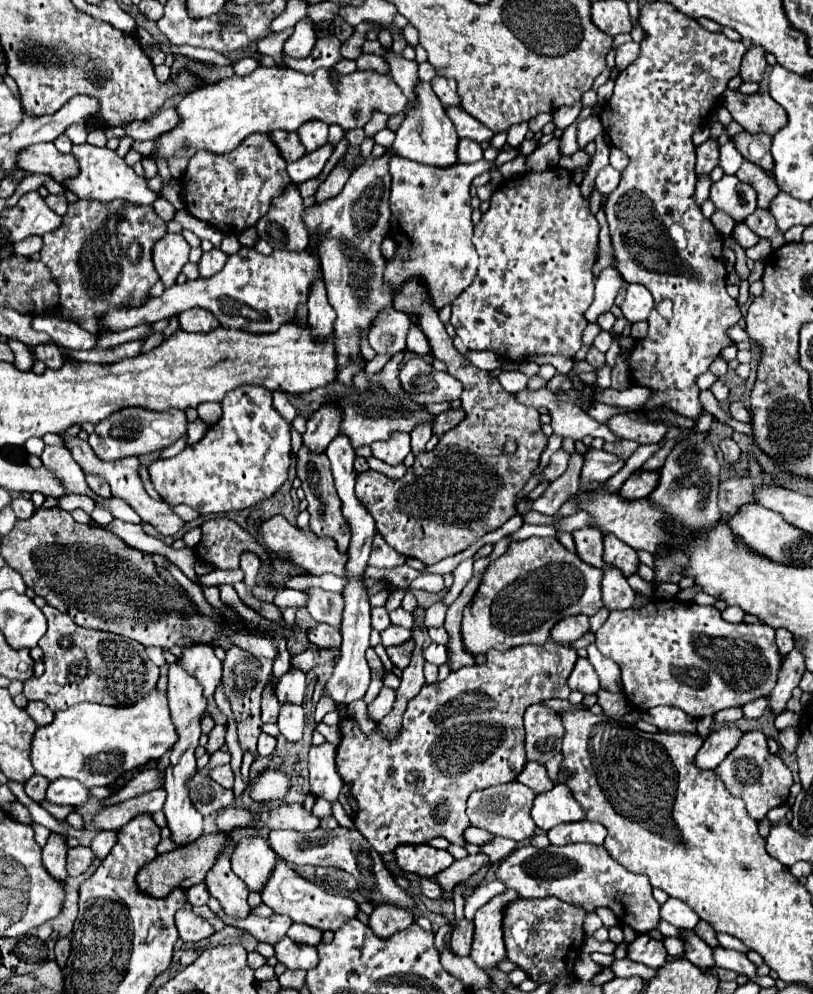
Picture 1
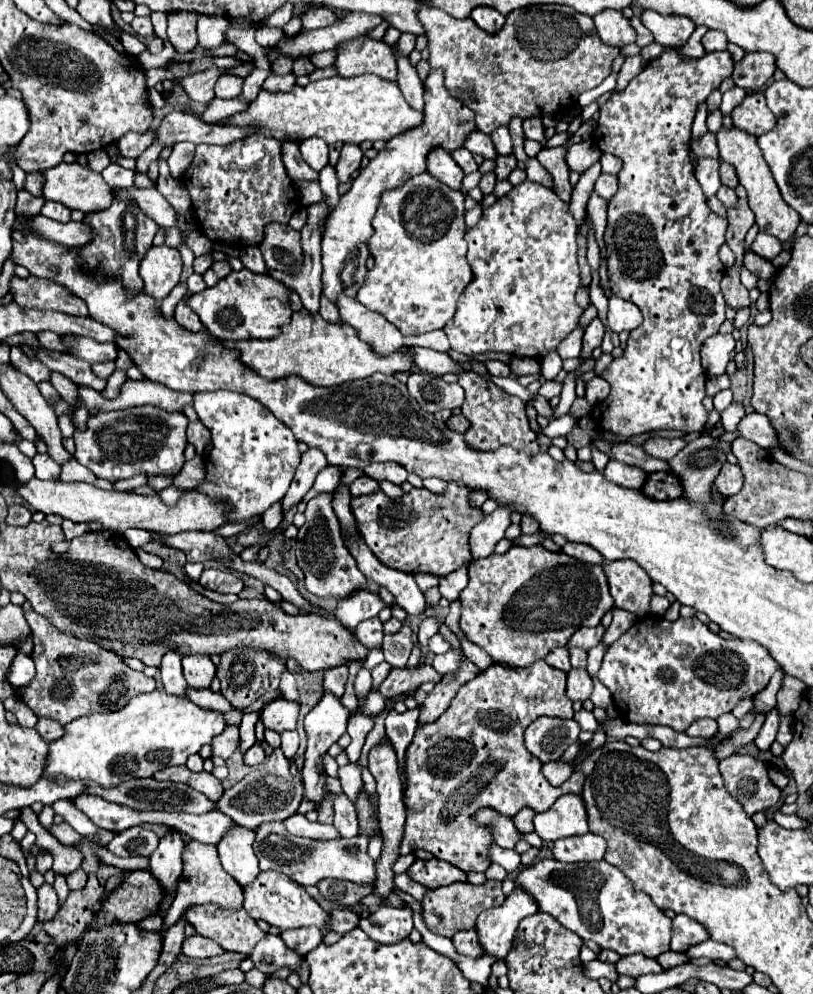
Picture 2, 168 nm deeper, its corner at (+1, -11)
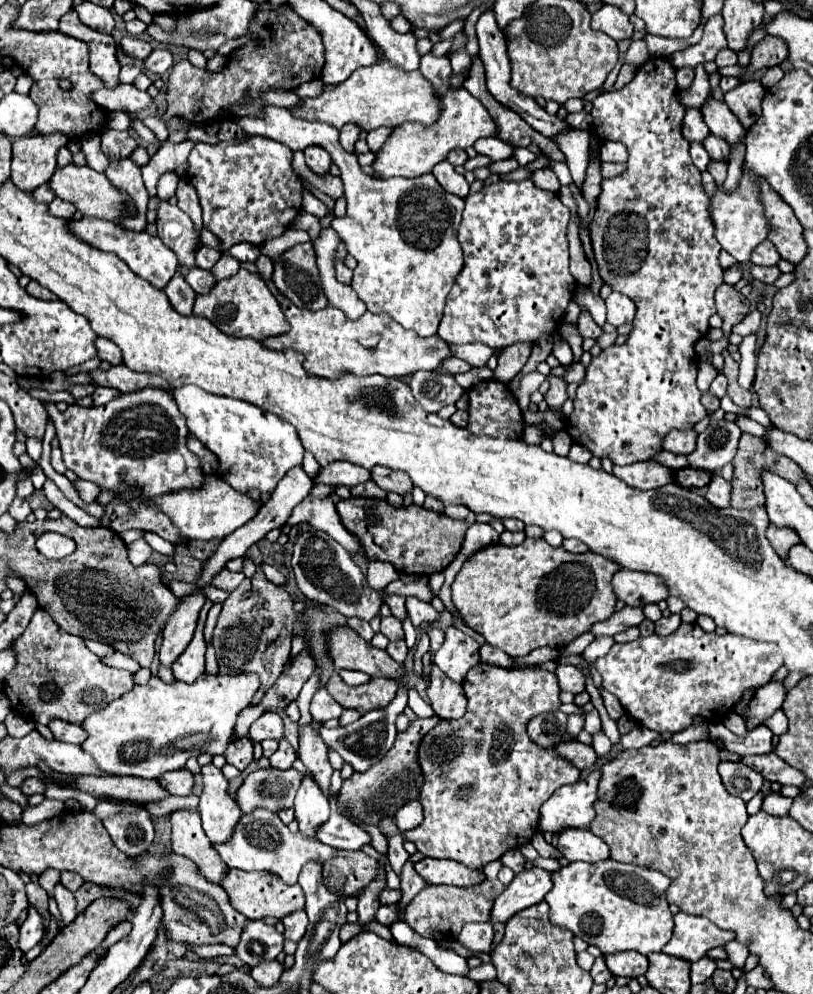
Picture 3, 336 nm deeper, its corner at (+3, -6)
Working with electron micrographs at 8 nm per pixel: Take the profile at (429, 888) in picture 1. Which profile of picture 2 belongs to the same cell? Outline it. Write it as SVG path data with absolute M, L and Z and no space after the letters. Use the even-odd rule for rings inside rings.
M404 872L404 874L398 874L398 876L394 878L394 884L396 884L396 888L398 888L398 890L402 890L402 892L406 892L406 894L414 896L416 900L422 900L422 898L424 898L424 894L426 894L426 888L424 888L424 886L420 886L418 882L414 882L406 872Z

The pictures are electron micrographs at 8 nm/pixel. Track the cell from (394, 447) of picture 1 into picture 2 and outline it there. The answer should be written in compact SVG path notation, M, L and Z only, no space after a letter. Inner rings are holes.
M376 462L376 464L368 464L364 468L364 474L370 476L372 480L376 482L382 482L382 480L388 480L396 486L402 486L406 482L406 476L408 472L404 470L404 466L396 464L396 462Z

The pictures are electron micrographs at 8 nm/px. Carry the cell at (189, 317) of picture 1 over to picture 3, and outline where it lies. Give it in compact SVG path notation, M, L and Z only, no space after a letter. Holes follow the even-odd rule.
M174 275L174 279L170 279L170 283L166 285L164 293L168 295L172 307L180 313L180 315L192 315L192 305L196 299L196 293L190 289L190 285L186 283L186 279L182 275Z

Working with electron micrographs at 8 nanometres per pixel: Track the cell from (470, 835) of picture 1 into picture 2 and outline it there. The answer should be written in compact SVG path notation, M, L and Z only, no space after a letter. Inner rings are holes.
M500 846L490 848L492 862L500 864L506 872L516 872L520 868L520 854L516 850L504 850Z

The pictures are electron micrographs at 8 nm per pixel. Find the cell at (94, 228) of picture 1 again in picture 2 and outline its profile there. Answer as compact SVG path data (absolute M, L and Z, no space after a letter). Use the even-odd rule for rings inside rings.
M112 200L112 206L104 212L96 212L96 214L88 214L84 218L84 222L88 222L92 226L94 232L94 240L90 244L86 244L84 248L78 248L80 258L86 268L88 274L94 274L96 278L104 278L104 274L114 274L114 272L122 272L122 284L124 288L128 288L128 294L136 294L142 290L144 282L138 276L138 266L140 260L144 258L144 252L148 252L148 248L152 246L152 238L158 232L158 226L152 218L148 218L138 206L136 202L128 202L128 200ZM122 258L124 258L124 266L122 266Z

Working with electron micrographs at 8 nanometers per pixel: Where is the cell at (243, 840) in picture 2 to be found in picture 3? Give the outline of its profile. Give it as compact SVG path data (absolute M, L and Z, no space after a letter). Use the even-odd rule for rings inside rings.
M208 763L201 768L200 774L204 777L204 791L198 805L202 827L212 843L226 843L232 837L242 811L226 793L228 781L218 767Z

